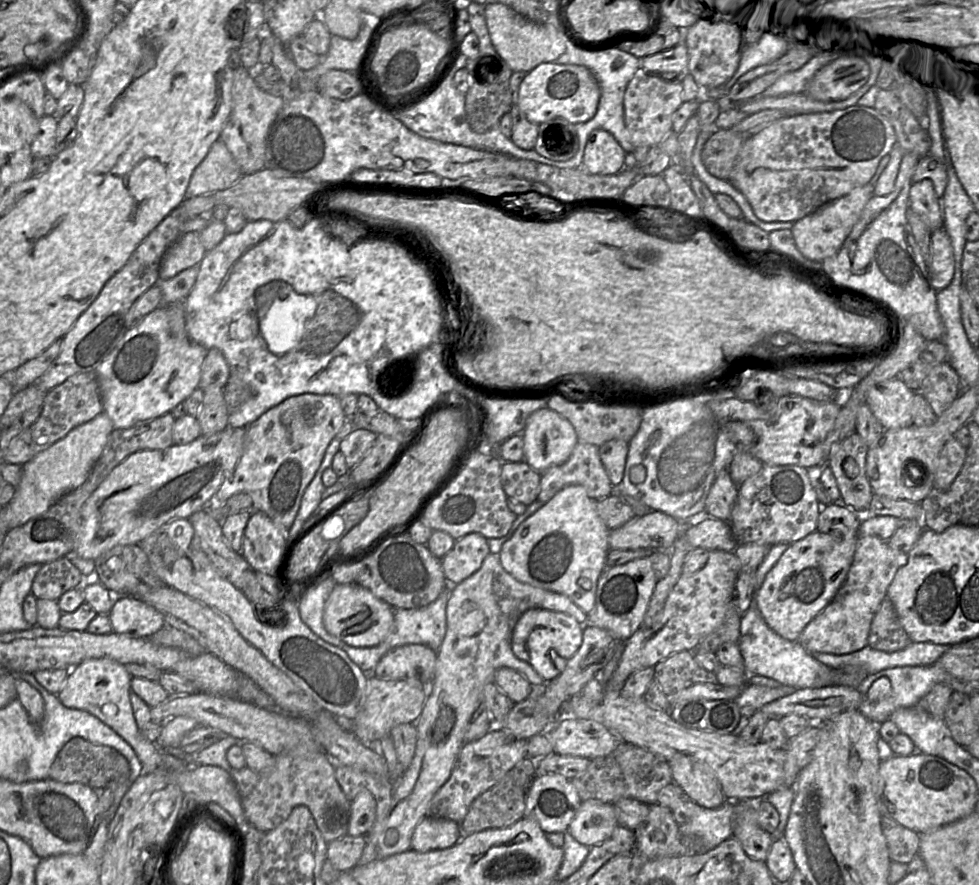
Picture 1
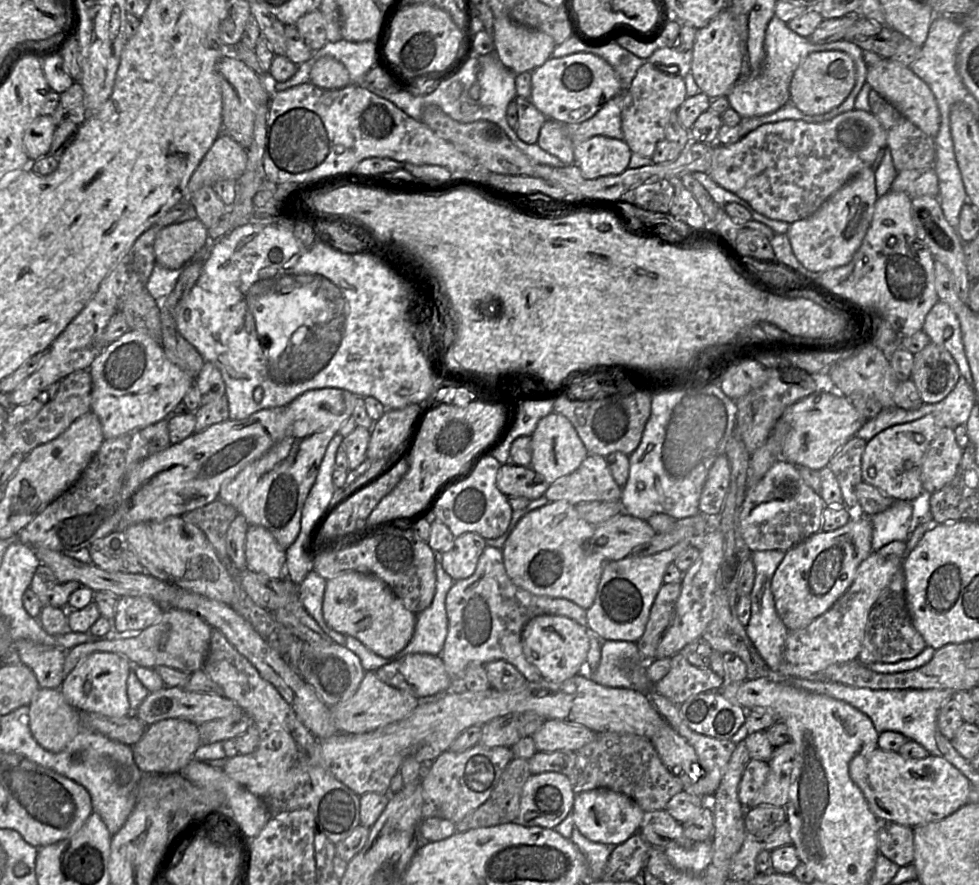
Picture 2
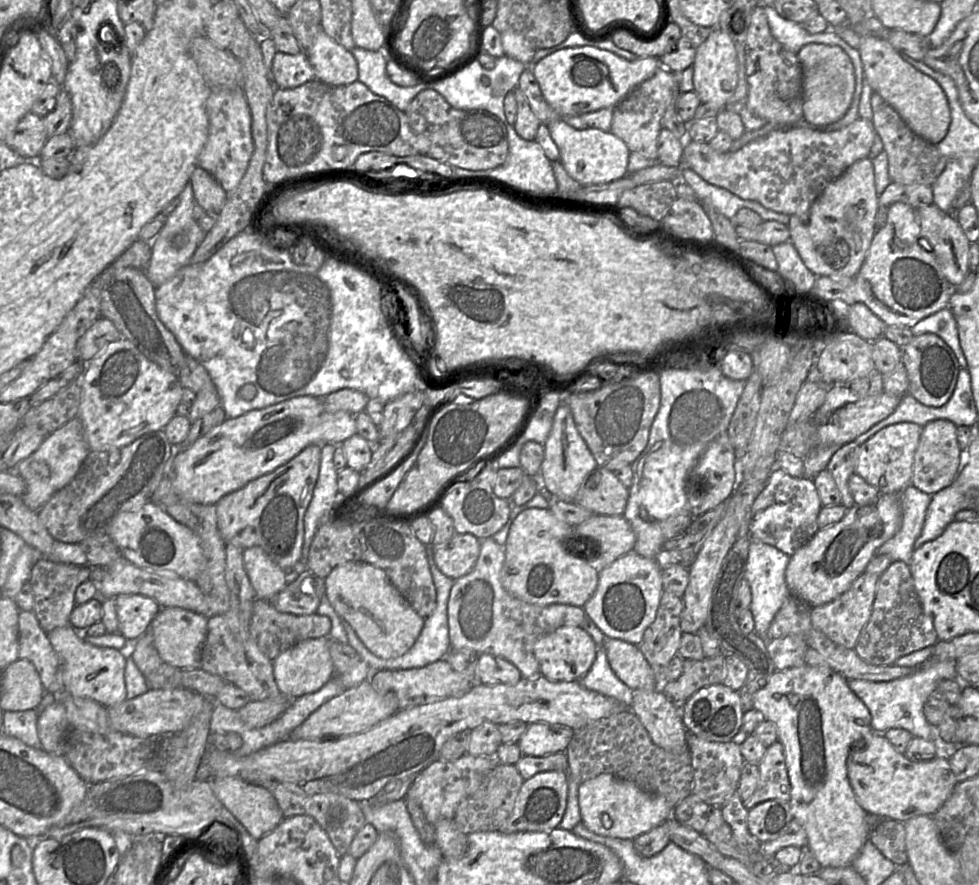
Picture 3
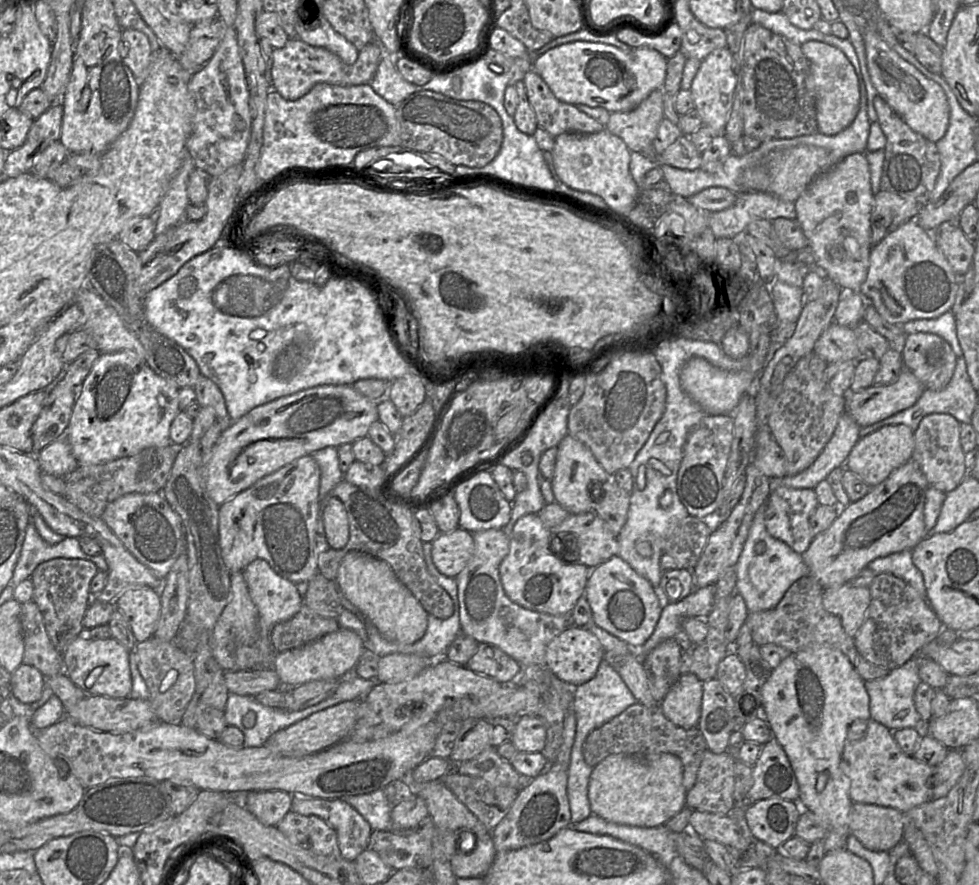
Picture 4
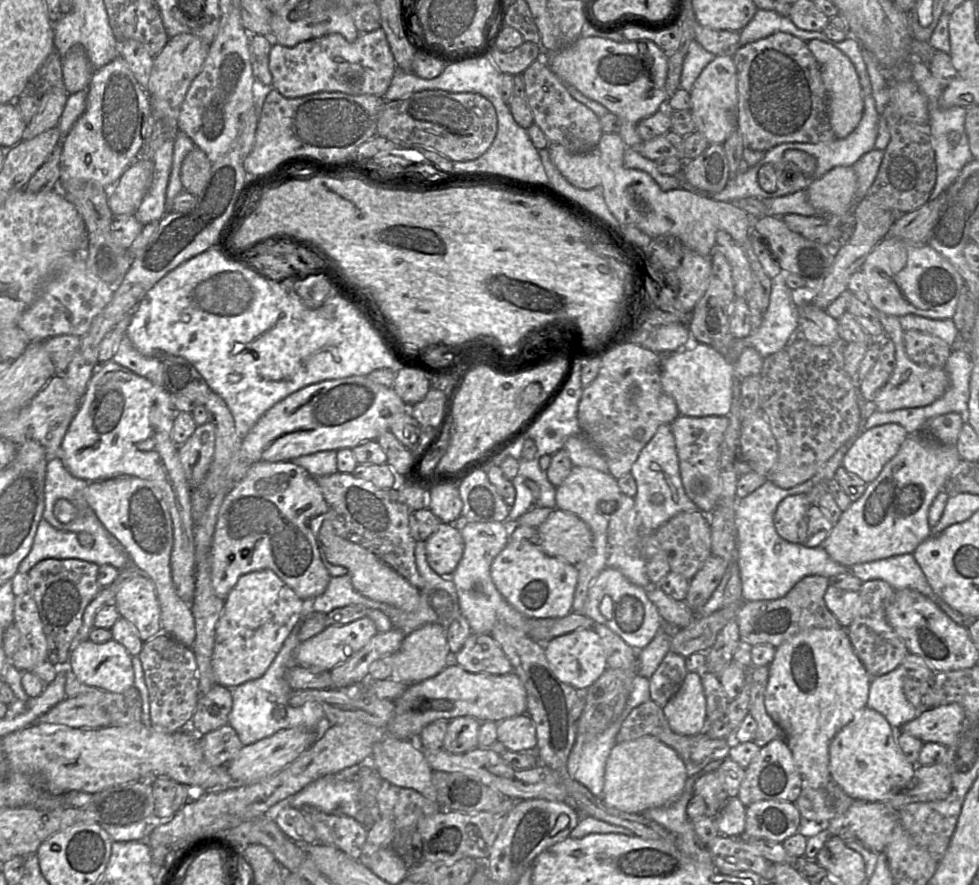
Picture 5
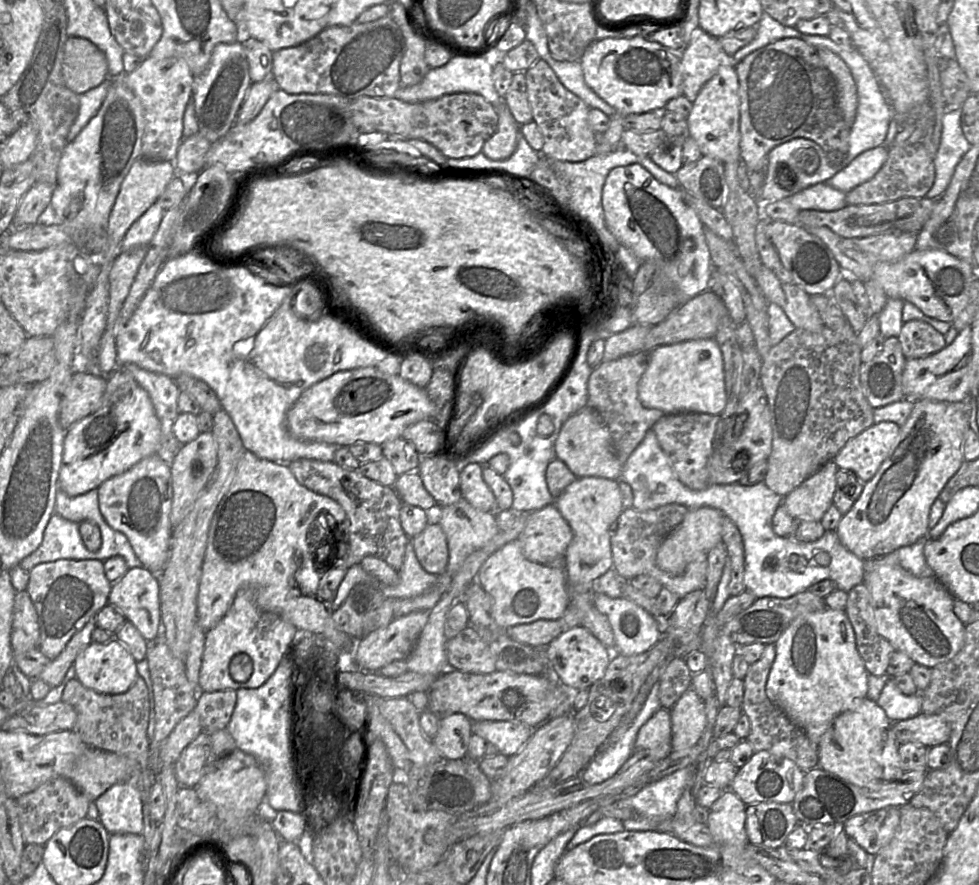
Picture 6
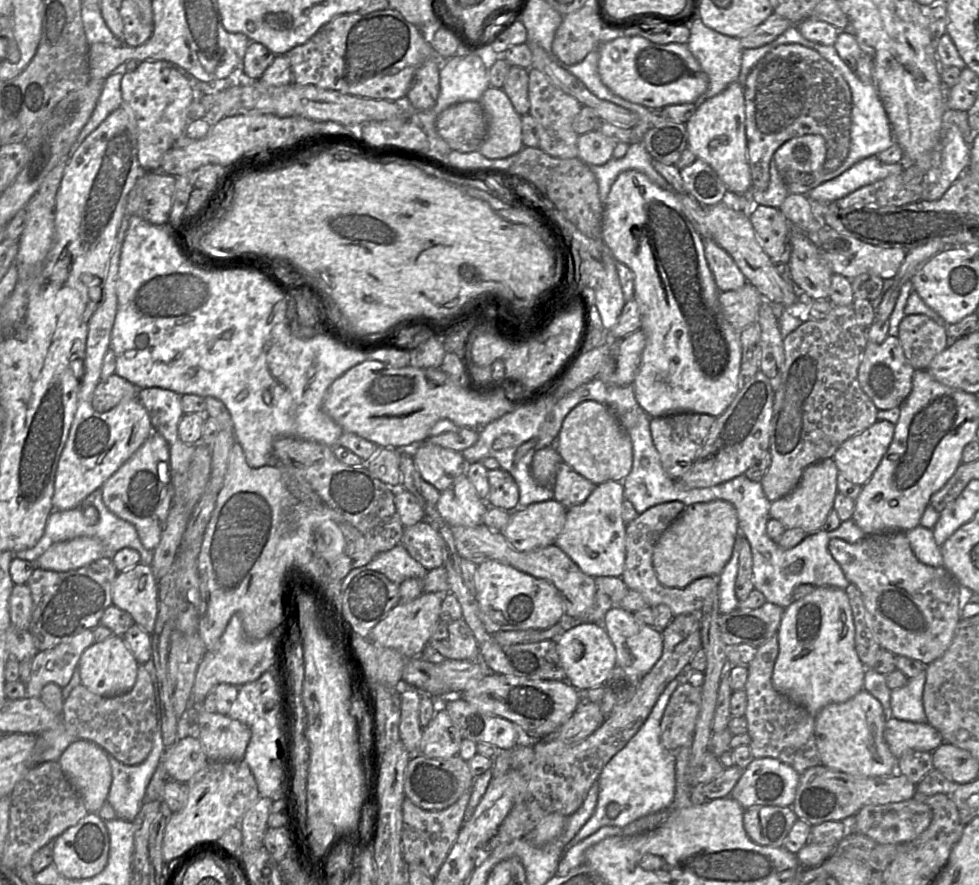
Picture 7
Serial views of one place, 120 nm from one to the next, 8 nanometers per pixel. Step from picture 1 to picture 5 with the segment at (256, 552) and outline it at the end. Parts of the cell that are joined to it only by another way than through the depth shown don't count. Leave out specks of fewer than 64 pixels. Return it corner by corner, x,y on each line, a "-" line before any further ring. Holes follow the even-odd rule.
270,569
240,576
224,599
223,612
216,625
212,654
215,683
232,689
261,677
292,629
302,621
307,603

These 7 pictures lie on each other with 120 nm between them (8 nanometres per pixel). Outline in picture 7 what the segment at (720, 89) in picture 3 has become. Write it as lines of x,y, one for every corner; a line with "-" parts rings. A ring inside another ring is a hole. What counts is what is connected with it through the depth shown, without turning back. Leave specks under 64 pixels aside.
735,81
720,94
706,100
685,124
688,135
688,148
698,159
710,165
727,188
735,194
745,194
752,187
751,173
747,158
747,139
745,126
745,99
744,89
739,81

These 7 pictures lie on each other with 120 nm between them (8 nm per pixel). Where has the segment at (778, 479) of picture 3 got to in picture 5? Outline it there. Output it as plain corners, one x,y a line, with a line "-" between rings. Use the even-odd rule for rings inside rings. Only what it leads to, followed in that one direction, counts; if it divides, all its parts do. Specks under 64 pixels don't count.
805,493
784,498
774,514
776,532
790,543
801,543
800,522
811,506
808,494

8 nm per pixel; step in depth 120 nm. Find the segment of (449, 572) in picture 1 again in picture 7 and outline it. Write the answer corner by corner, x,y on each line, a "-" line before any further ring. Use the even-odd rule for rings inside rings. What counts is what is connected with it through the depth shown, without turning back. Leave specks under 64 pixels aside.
423,520
413,526
404,527
401,544
426,570
443,566
444,543
428,522

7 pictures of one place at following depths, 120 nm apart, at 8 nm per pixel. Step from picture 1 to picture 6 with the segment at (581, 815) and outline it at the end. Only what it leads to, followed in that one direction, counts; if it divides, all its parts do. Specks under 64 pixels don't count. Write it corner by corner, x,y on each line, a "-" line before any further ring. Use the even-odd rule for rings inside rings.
658,710
638,731
635,750
655,749
662,744
672,744
670,711

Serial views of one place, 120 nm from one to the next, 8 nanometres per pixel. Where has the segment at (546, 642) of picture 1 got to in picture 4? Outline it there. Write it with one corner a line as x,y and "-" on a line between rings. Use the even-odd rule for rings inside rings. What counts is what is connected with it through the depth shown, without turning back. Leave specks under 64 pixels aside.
571,625
547,645
545,664
560,680
577,687
596,675
604,654
591,631

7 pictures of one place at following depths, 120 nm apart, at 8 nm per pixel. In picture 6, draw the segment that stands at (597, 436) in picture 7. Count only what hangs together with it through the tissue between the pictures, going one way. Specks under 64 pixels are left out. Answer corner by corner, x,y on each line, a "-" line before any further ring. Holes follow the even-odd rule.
588,406
565,421
554,445
554,453
577,478
601,477
610,480
621,478
623,465
612,447
610,432
597,412

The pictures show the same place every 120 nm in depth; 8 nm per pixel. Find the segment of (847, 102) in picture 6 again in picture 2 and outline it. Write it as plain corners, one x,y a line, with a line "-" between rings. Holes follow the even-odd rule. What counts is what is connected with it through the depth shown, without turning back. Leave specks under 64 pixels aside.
843,51
810,53
798,66
790,84
790,102
807,115
825,114
839,106
851,93
856,83
856,66

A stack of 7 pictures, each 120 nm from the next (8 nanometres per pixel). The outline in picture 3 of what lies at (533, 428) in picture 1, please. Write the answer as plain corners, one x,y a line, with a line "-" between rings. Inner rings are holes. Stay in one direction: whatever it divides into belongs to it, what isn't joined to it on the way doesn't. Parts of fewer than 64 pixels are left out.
561,402
553,418
553,424
547,440
544,443
544,459
539,473
542,483
552,493
555,499
574,501
584,484
585,478
597,467
592,453
579,434
573,420
570,407

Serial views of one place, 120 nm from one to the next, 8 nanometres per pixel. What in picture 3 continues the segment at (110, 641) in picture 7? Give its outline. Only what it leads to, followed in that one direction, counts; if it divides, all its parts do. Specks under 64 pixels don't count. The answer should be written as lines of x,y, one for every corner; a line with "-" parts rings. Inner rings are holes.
70,624
56,627
47,636
63,664
64,694
89,698
106,708
127,699
125,668
128,651
90,644
84,640
83,633

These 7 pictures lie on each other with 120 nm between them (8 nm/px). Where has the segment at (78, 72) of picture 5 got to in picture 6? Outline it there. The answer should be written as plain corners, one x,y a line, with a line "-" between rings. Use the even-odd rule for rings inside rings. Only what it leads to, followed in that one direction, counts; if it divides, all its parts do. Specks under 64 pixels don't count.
69,37
64,47
62,74
71,91
83,94
109,77
106,56
90,40

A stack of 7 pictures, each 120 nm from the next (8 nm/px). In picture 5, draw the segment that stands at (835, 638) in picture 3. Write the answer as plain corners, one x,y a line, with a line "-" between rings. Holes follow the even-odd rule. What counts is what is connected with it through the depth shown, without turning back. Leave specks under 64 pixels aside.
833,585
828,586
824,601
844,629
851,625
860,608
858,592
842,590

